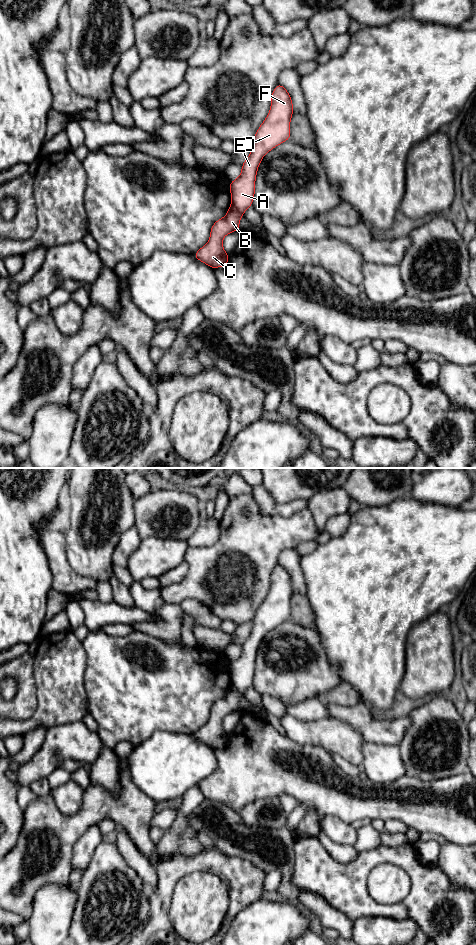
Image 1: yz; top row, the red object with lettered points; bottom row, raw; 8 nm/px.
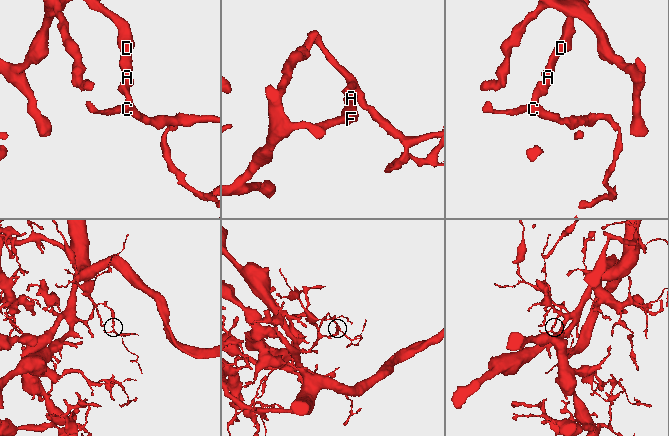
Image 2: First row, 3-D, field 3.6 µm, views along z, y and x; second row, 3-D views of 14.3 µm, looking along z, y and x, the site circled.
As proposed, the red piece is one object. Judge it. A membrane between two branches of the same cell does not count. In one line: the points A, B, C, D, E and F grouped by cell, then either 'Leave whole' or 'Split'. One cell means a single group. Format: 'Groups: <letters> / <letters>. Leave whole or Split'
Groups: A D E F / B C. Split

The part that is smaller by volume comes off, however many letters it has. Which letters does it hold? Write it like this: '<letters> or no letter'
B, C

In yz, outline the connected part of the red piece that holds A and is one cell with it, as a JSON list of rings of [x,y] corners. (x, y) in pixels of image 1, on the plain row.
[[[277,564],[271,576],[271,589],[268,596],[253,618],[249,637],[242,645],[241,655],[230,661],[232,684],[244,694],[253,684],[255,659],[258,646],[264,635],[286,620],[290,620],[290,600],[293,584],[287,570]]]

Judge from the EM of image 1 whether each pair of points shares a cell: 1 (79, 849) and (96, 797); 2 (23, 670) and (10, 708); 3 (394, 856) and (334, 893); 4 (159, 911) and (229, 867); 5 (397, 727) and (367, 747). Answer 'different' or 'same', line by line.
1: different
2: same
3: same
4: same
5: different

